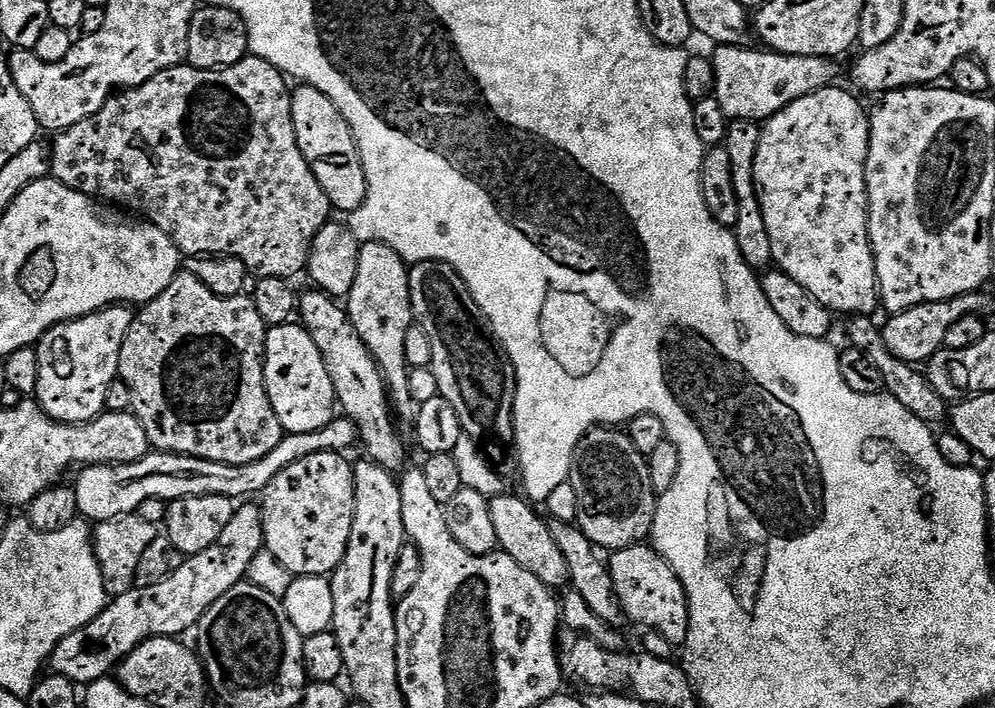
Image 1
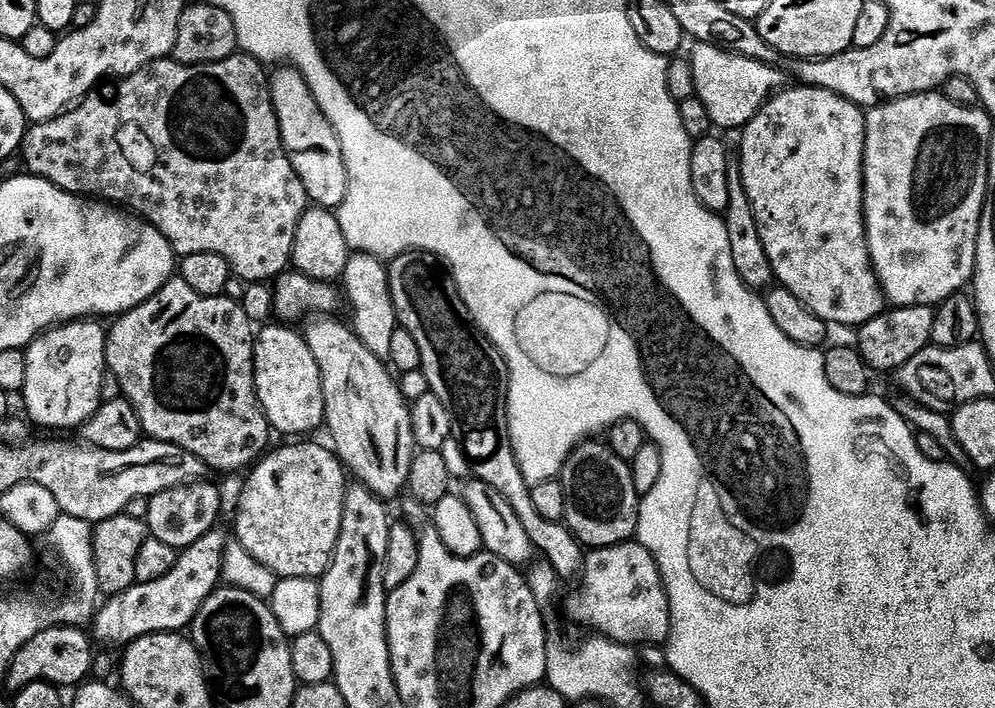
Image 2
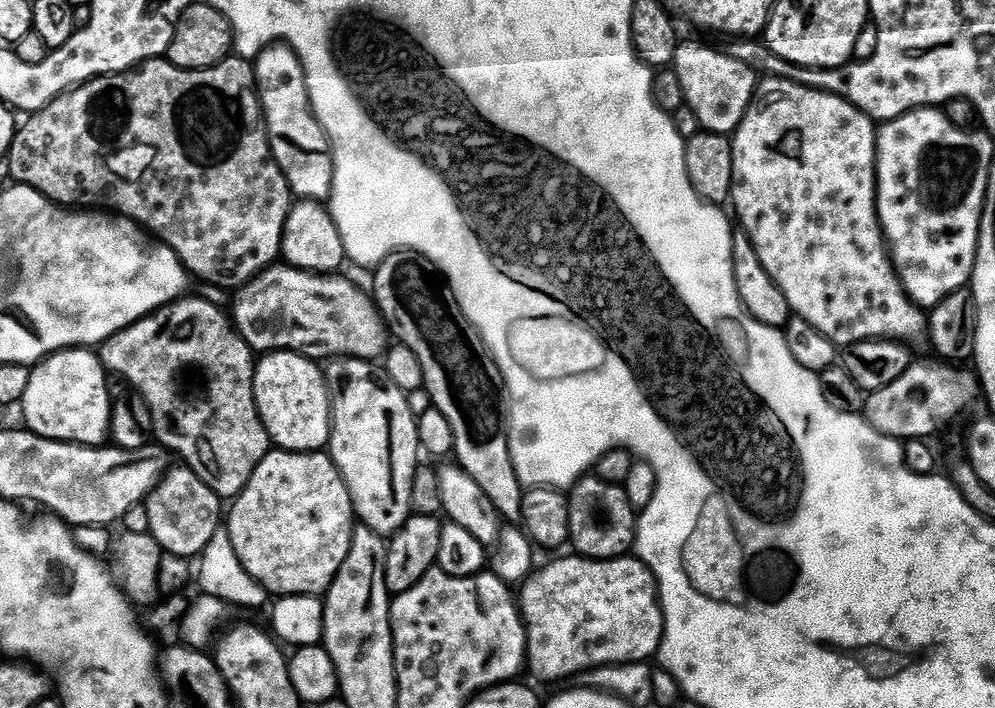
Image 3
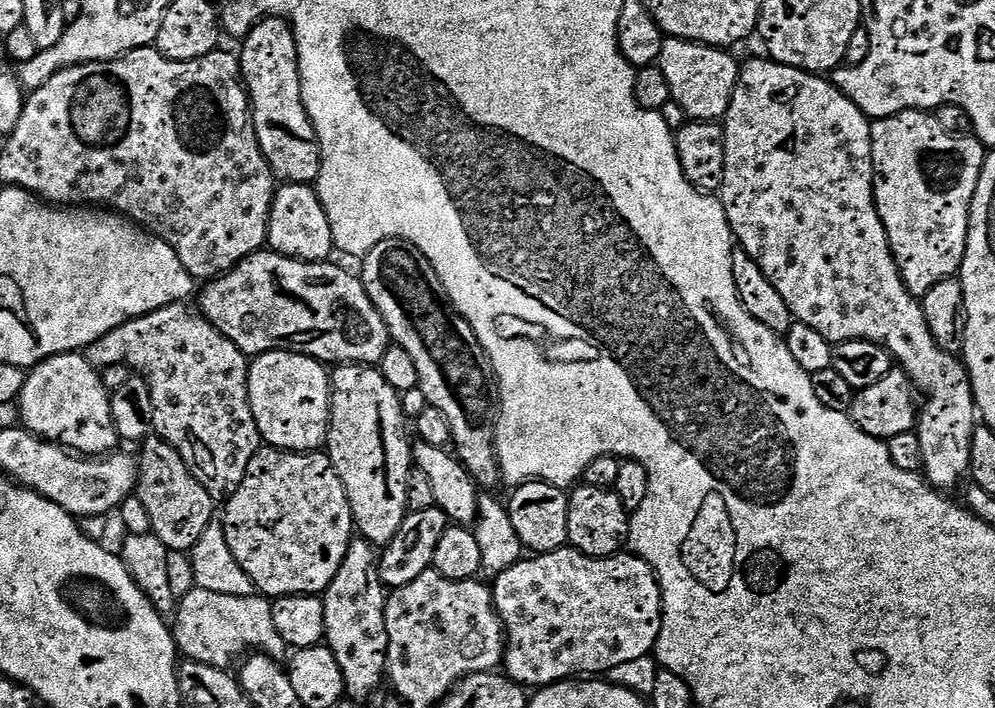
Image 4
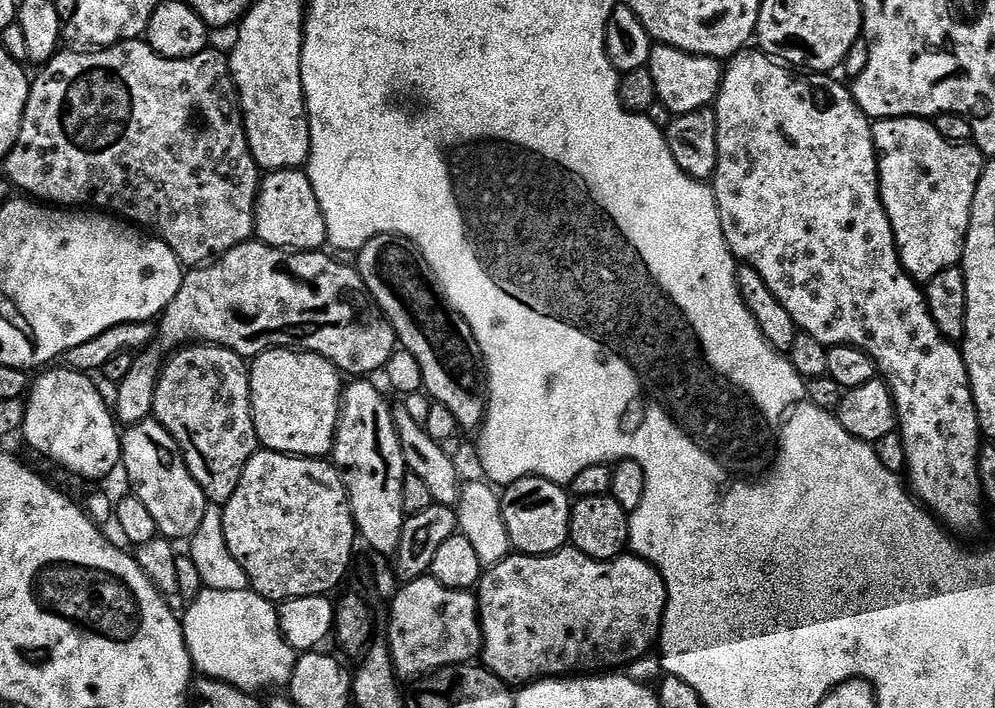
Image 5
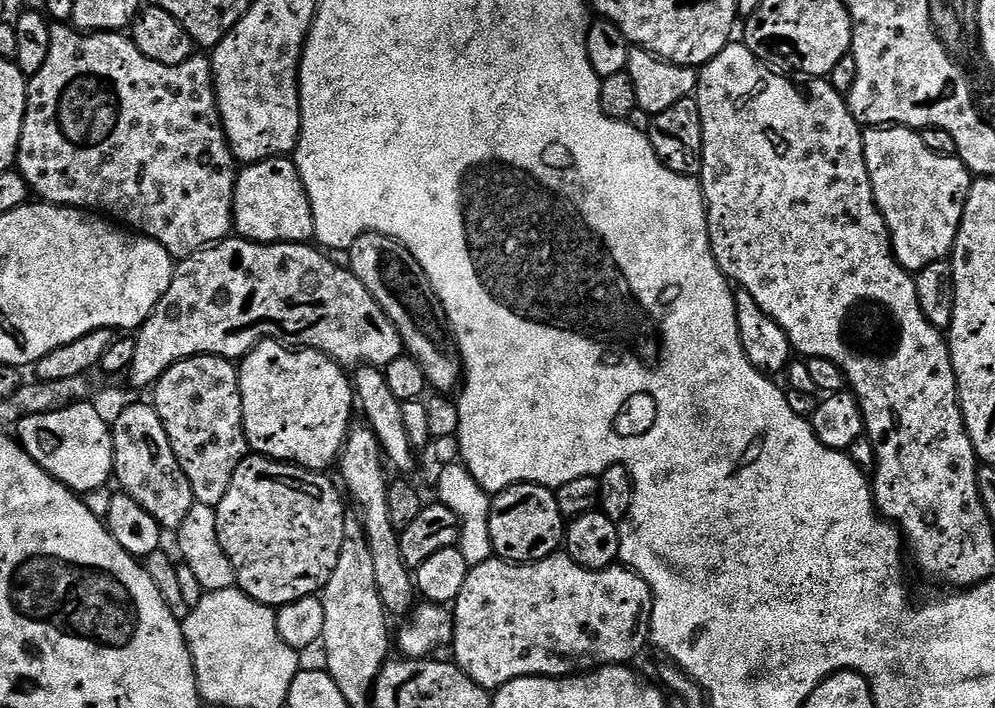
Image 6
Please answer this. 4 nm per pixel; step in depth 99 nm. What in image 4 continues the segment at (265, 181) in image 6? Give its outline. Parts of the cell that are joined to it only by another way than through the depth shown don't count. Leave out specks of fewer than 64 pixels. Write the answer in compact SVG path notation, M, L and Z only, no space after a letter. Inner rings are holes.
M281 183L272 200L272 217L268 220L268 244L271 251L291 260L324 262L334 252L332 223L326 214L320 193L312 184Z

